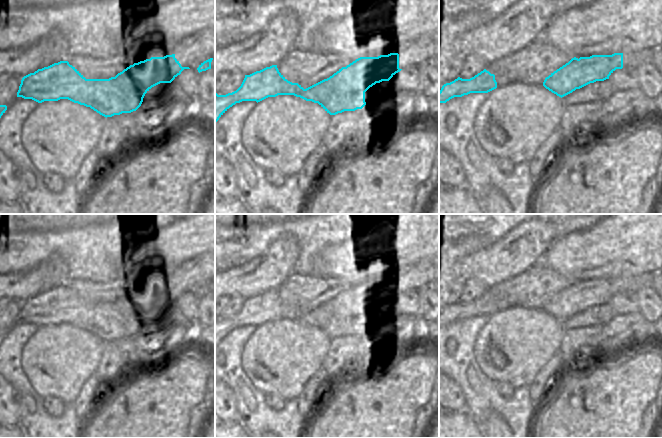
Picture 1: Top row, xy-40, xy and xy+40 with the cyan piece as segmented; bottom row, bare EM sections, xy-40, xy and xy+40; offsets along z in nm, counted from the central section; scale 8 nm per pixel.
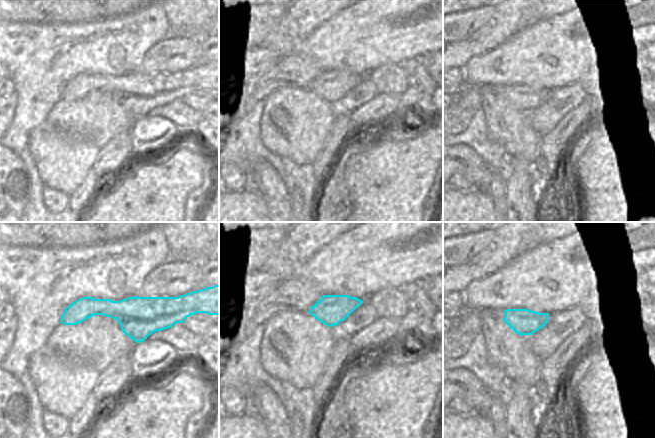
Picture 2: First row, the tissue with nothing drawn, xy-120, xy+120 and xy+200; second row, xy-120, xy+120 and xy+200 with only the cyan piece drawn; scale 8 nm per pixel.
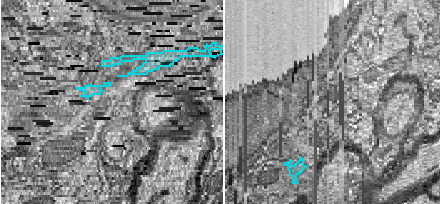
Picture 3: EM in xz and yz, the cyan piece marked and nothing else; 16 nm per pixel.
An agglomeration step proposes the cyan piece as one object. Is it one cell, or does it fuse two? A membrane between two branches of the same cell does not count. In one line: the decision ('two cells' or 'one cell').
two cells

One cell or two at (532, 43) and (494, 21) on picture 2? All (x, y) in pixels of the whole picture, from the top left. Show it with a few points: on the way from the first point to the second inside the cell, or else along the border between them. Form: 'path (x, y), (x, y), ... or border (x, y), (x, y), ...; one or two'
border (537, 22), (516, 32), (497, 47); two

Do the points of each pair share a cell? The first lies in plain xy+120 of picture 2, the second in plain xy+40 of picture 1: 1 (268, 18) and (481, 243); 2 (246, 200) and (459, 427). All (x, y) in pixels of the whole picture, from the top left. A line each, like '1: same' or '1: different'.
1: same
2: same

